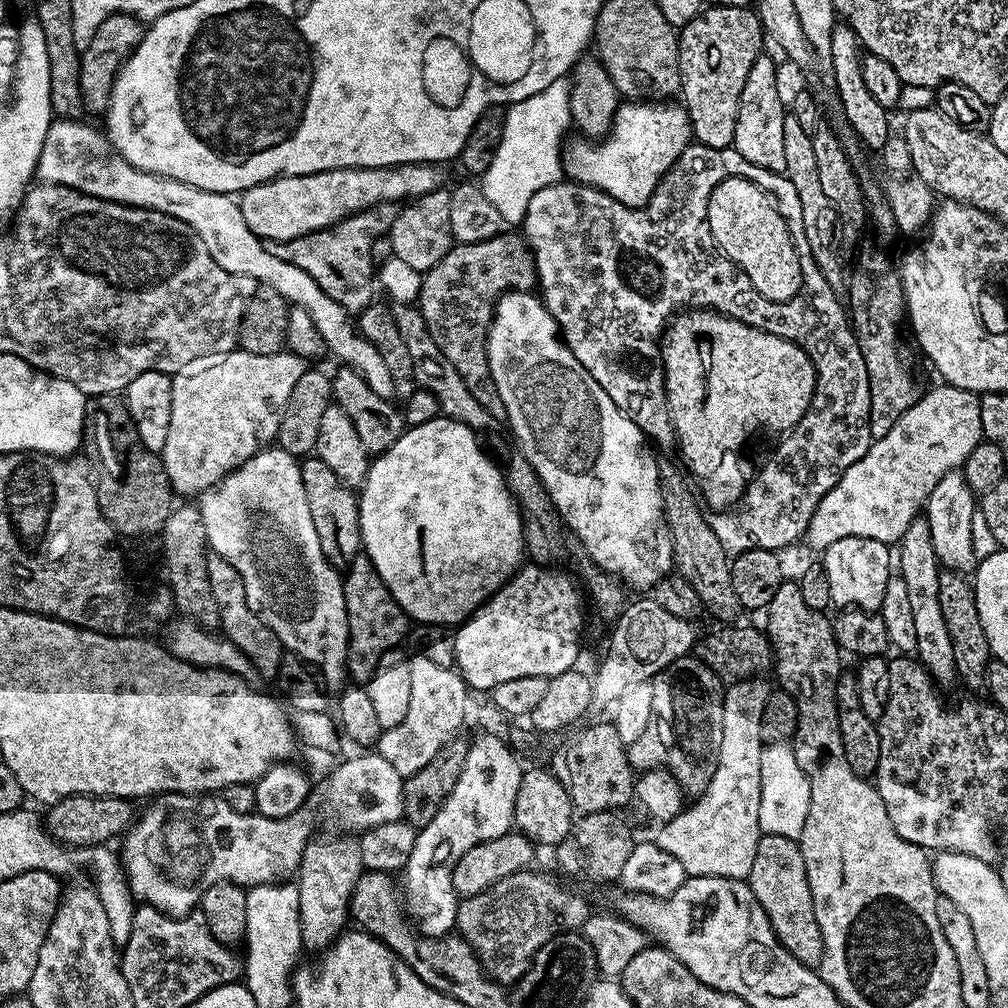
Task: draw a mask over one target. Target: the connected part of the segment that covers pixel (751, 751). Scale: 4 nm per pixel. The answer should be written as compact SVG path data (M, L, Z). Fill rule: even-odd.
M751 678L723 689L722 742L716 751L716 769L710 786L673 820L663 821L654 843L682 862L688 876L717 876L744 880L754 866L754 854L762 835L759 828L759 798L762 795L762 706L770 685L764 678Z

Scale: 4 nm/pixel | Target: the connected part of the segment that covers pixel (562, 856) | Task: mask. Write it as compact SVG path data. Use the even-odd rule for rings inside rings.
M615 811L581 815L573 823L570 834L566 834L566 838L555 845L557 866L576 876L589 876L592 880L619 881L622 866L626 866L626 858L630 858L632 853L634 839L628 833L627 826L616 816L619 815Z

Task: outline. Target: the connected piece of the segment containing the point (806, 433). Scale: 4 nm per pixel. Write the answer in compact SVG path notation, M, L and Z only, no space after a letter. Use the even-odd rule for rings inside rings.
M693 142L686 150L682 150L682 154L676 159L674 166L670 166L670 170L644 207L631 208L610 198L600 189L590 188L586 184L557 182L538 190L530 198L530 206L526 206L524 215L522 235L528 241L532 260L536 263L539 295L543 299L544 307L556 319L556 327L559 328L564 343L568 345L574 358L578 358L578 362L582 362L582 366L590 370L594 382L598 382L598 386L602 386L602 390L606 390L610 398L614 398L614 406L621 408L657 449L671 449L676 443L676 431L668 409L668 396L664 392L664 370L658 363L662 356L658 341L669 323L666 319L666 314L670 314L668 310L674 310L676 313L688 309L720 312L755 328L762 328L770 334L778 334L794 342L806 353L816 371L816 389L812 395L812 405L787 433L788 444L780 443L771 452L757 476L749 479L740 501L741 507L734 511L713 511L707 515L708 525L717 535L722 550L729 558L752 548L778 552L781 551L780 548L790 545L799 537L801 539L807 533L809 520L818 502L837 485L841 474L854 462L858 462L862 454L866 454L873 439L868 421L870 390L866 362L862 362L862 350L852 332L845 305L841 297L840 300L836 297L837 289L830 282L826 282L818 262L814 262L810 242L806 242L802 202L799 201L798 190L793 184L789 184L787 176L750 162L734 146L715 148ZM731 176L749 179L768 194L775 196L801 262L801 288L789 301L767 300L736 264L732 276L742 274L742 282L734 282L730 288L722 290L722 306L712 307L712 288L700 288L696 242L710 242L712 234L710 222L707 221L708 199L714 188ZM771 521L780 523L776 528L771 528Z

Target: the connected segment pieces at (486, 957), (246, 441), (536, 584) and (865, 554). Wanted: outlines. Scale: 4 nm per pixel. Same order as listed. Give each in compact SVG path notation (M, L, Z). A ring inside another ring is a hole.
M532 871L515 872L482 893L465 897L457 903L457 933L474 950L484 972L505 986L515 984L529 969L534 954L550 938L581 929L592 913L592 906L580 895Z
M233 350L225 356L207 356L195 364L187 364L181 372L172 376L172 393L170 394L170 430L166 433L166 446L162 453L164 469L172 483L173 493L180 498L196 498L206 488L213 488L223 476L230 475L236 468L241 468L255 452L262 448L267 448L273 443L280 429L280 415L284 413L286 402L290 398L290 393L298 383L298 378L306 370L306 361L301 356L287 350L275 352L274 354L250 354L243 350Z
M528 562L517 571L512 579L507 580L493 596L488 597L467 620L463 621L455 629L454 635L456 641L454 642L454 654L456 655L455 669L460 673L460 676L468 685L469 689L487 693L494 686L498 686L498 682L510 682L513 678L530 678L531 676L543 676L551 678L562 674L563 672L571 672L577 667L576 659L580 656L580 631L584 628L584 604L580 601L581 589L578 587L577 581L567 576L564 572L554 572L551 567L540 567L537 564Z
M838 538L823 549L822 567L826 582L830 582L830 598L837 609L860 609L879 613L882 597L886 594L886 582L894 566L894 556L889 545L874 542L874 538ZM892 566L892 569L890 569Z

